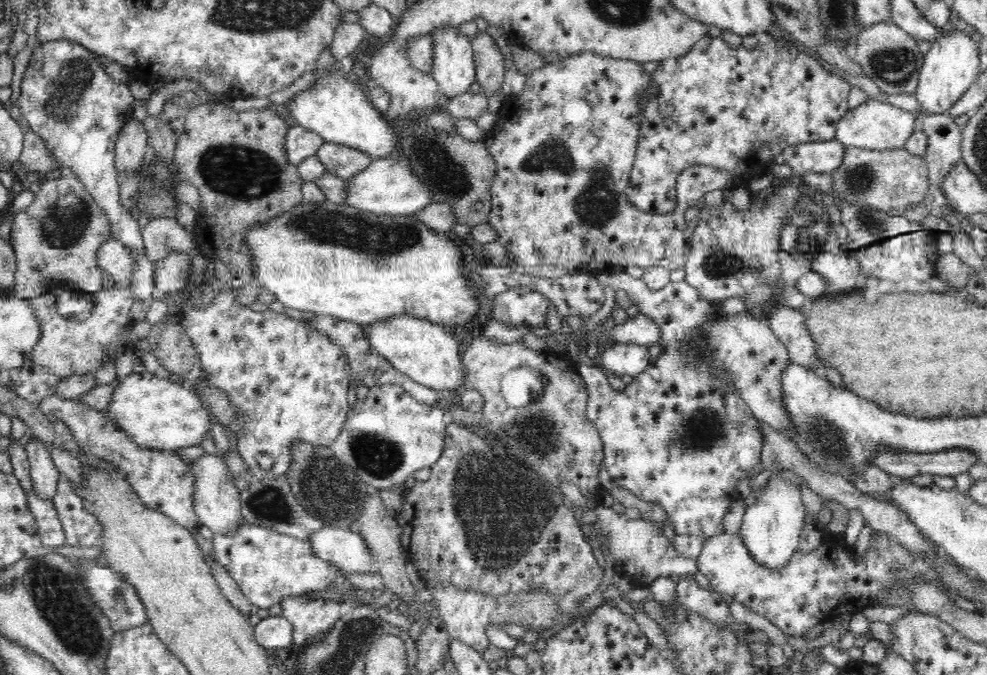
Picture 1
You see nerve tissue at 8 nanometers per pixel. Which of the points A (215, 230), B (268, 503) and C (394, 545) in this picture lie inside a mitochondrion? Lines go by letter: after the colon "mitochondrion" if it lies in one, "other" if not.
A: other
B: mitochondrion
C: other

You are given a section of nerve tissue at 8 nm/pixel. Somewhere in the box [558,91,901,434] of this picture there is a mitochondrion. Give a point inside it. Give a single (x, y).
(719, 264)

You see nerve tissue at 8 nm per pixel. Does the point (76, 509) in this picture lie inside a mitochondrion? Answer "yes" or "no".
no

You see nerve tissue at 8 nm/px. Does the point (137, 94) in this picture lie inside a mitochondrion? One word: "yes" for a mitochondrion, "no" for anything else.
no

